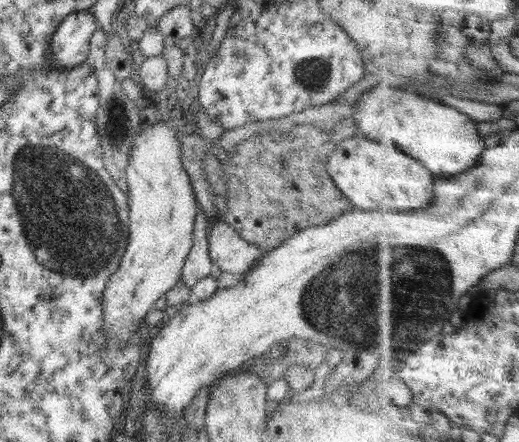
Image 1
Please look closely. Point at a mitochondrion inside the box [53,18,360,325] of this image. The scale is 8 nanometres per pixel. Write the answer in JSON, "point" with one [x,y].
{"point":[115,126]}

